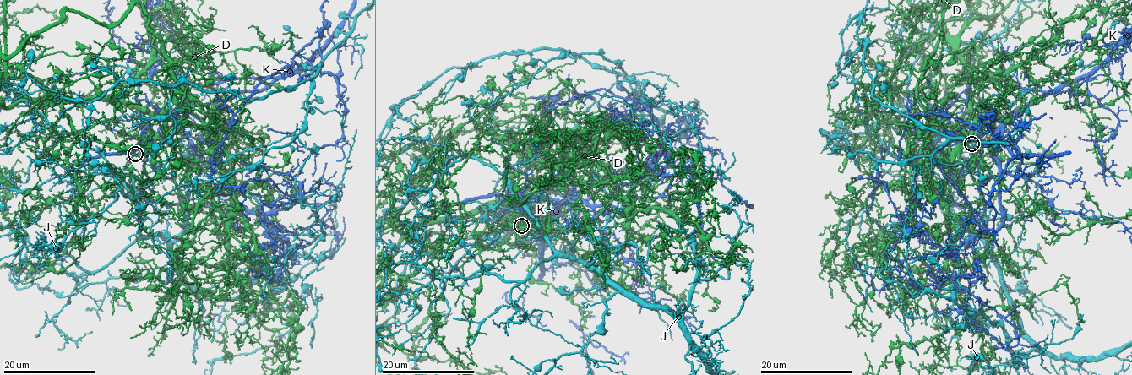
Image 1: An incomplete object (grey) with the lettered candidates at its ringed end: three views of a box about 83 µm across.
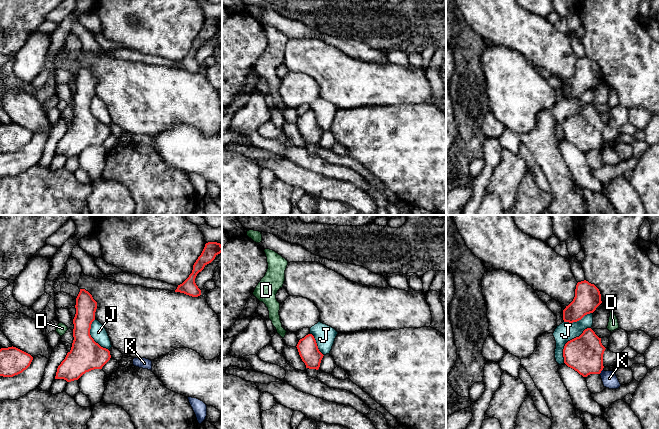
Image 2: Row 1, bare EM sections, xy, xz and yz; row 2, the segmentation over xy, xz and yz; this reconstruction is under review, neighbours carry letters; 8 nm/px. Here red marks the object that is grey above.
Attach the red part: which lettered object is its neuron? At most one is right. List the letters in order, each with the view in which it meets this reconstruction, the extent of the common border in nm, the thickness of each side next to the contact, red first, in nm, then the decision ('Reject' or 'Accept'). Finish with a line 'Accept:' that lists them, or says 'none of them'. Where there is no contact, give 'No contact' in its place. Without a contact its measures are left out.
D: No contact. Reject
J: Touches red in yz. Shared border 360 nm. Thickness 300 nm (red) against 150 nm. Reject
K: Touches red in yz. Shared border 50 nm. Thickness 300 nm (red) against 120 nm. Reject
Accept: none of them

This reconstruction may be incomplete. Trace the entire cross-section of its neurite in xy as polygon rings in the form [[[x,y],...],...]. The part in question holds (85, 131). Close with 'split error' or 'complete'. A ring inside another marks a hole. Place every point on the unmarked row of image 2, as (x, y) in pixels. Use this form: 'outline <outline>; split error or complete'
outline [[[80,65],[75,84],[72,123],[58,142],[55,152],[55,155],[64,155],[67,158],[78,156],[91,146],[102,145],[111,134],[110,127],[101,123],[90,111],[97,78],[85,65]]]; complete

